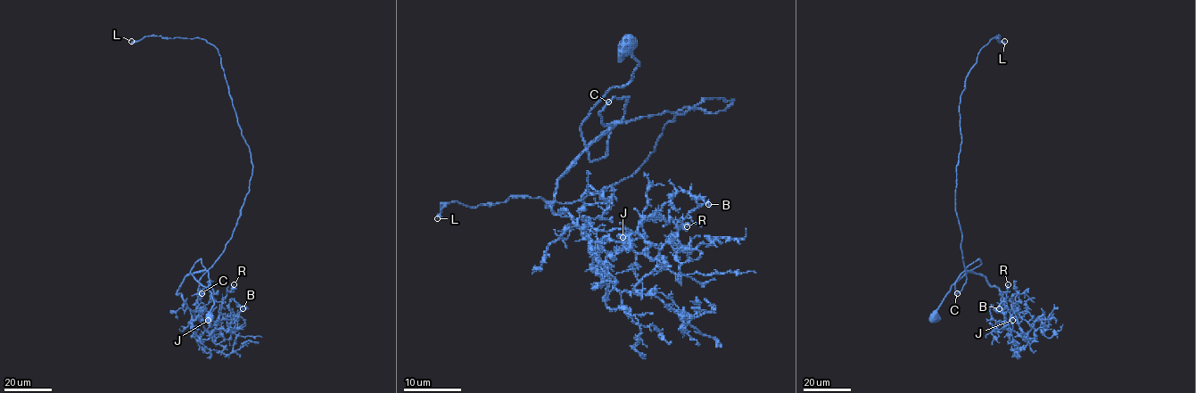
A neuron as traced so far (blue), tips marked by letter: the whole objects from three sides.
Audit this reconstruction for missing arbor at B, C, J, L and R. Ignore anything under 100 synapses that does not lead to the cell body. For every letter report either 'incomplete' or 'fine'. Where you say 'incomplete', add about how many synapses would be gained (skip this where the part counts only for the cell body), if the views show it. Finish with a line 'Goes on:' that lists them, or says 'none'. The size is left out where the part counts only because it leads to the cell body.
B: fine
C: fine
J: fine
L: fine
R: fine
Goes on: none

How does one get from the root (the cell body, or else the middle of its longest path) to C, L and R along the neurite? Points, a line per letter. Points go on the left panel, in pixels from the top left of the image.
C: (210, 317), (214, 304), (211, 293), (190, 273), (200, 259), (207, 271), (199, 281), (198, 290), (202, 293)
L: (210, 317), (211, 293), (190, 270), (200, 259), (208, 270), (232, 237), (249, 147), (213, 45), (131, 41)
R: (210, 317), (211, 293), (193, 265), (205, 268), (177, 294), (197, 339), (214, 331), (234, 284)

